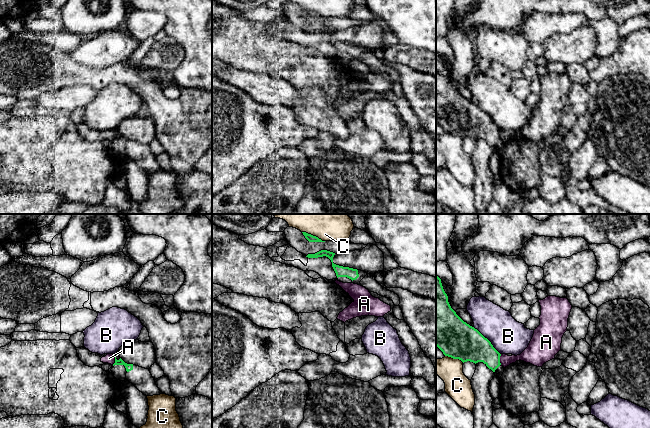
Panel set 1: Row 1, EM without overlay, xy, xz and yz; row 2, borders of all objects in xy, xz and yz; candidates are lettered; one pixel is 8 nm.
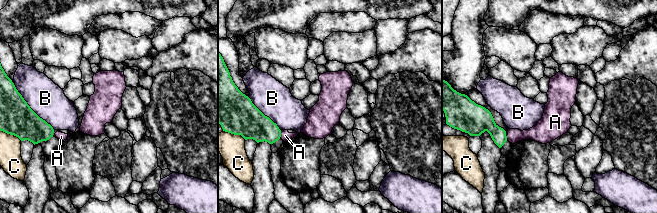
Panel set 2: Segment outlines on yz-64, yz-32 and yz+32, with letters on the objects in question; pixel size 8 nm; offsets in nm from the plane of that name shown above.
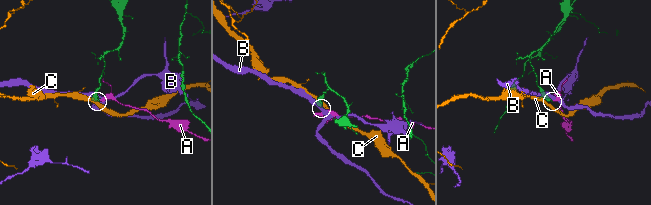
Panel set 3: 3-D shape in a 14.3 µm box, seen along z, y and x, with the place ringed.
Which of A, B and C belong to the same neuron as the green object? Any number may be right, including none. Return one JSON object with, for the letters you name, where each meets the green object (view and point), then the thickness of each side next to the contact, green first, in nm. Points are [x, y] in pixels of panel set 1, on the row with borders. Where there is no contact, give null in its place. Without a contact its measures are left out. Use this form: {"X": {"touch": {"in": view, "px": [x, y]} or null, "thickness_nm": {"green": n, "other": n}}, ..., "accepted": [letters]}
{"accepted": []}

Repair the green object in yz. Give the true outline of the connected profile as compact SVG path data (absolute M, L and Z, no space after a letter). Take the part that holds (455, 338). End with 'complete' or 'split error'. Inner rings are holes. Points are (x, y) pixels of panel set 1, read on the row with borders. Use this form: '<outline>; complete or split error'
M436 276L436 346L445 356L459 359L463 363L467 361L475 364L483 362L493 372L501 365L501 354L493 347L491 342L477 329L464 322L451 308L448 296L438 276Z; complete

